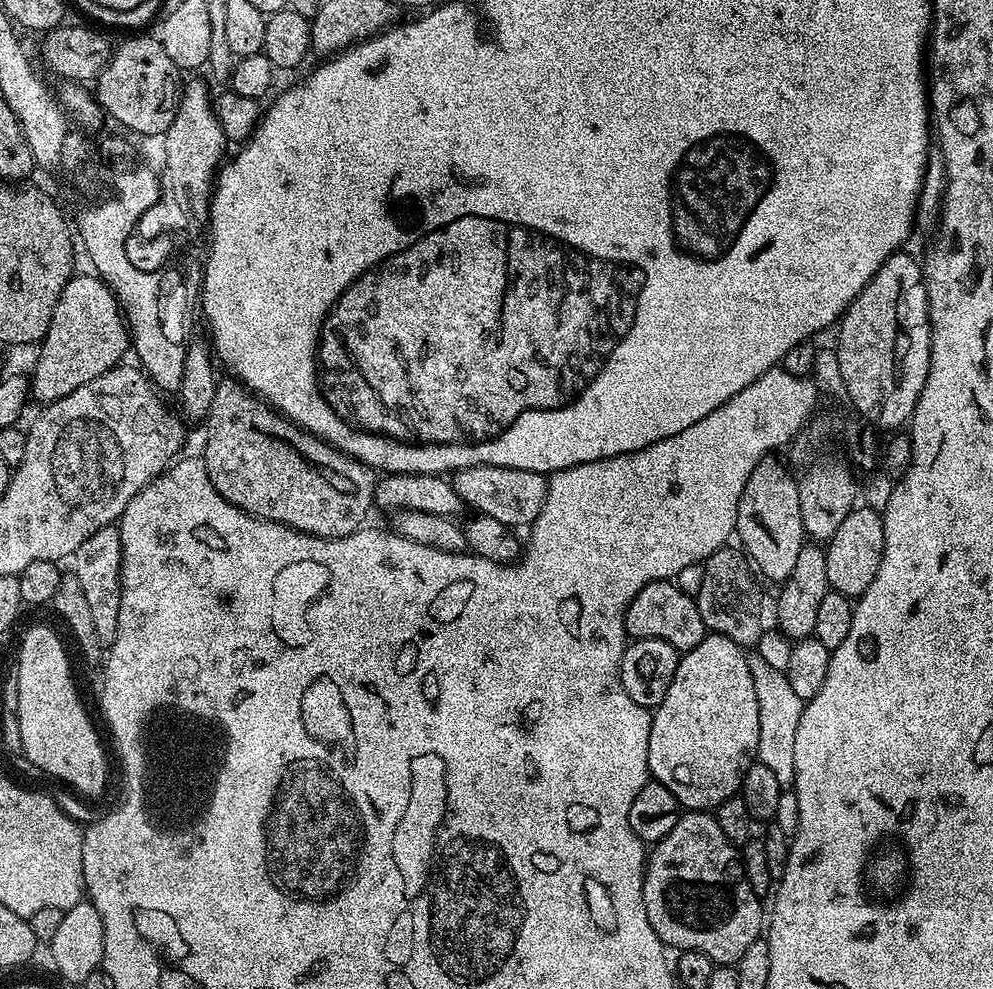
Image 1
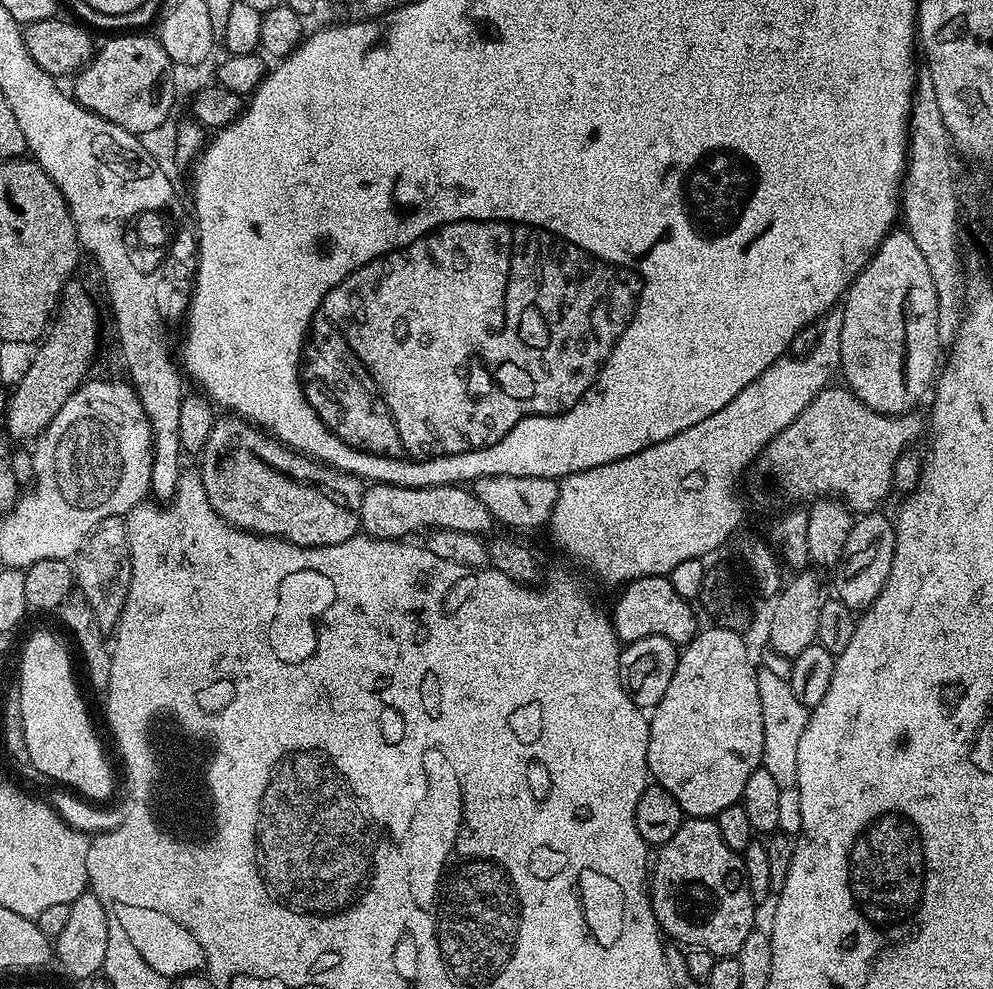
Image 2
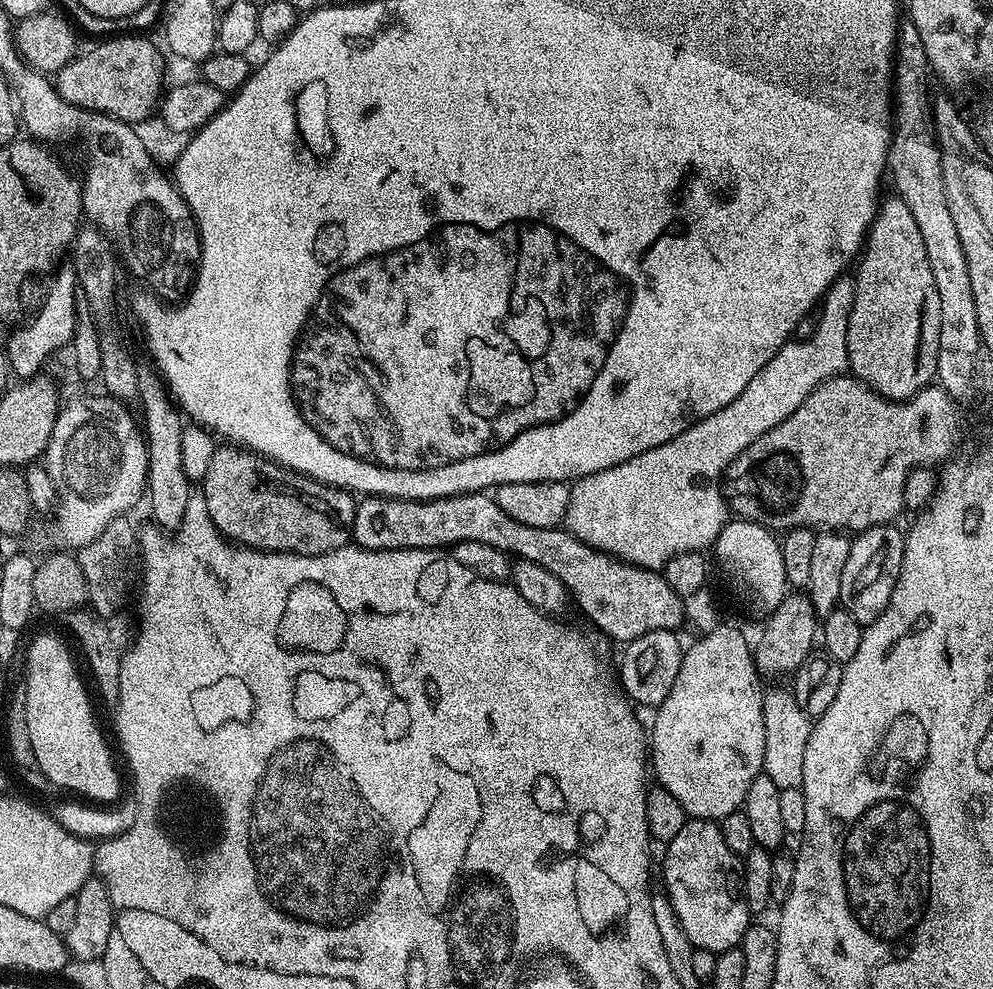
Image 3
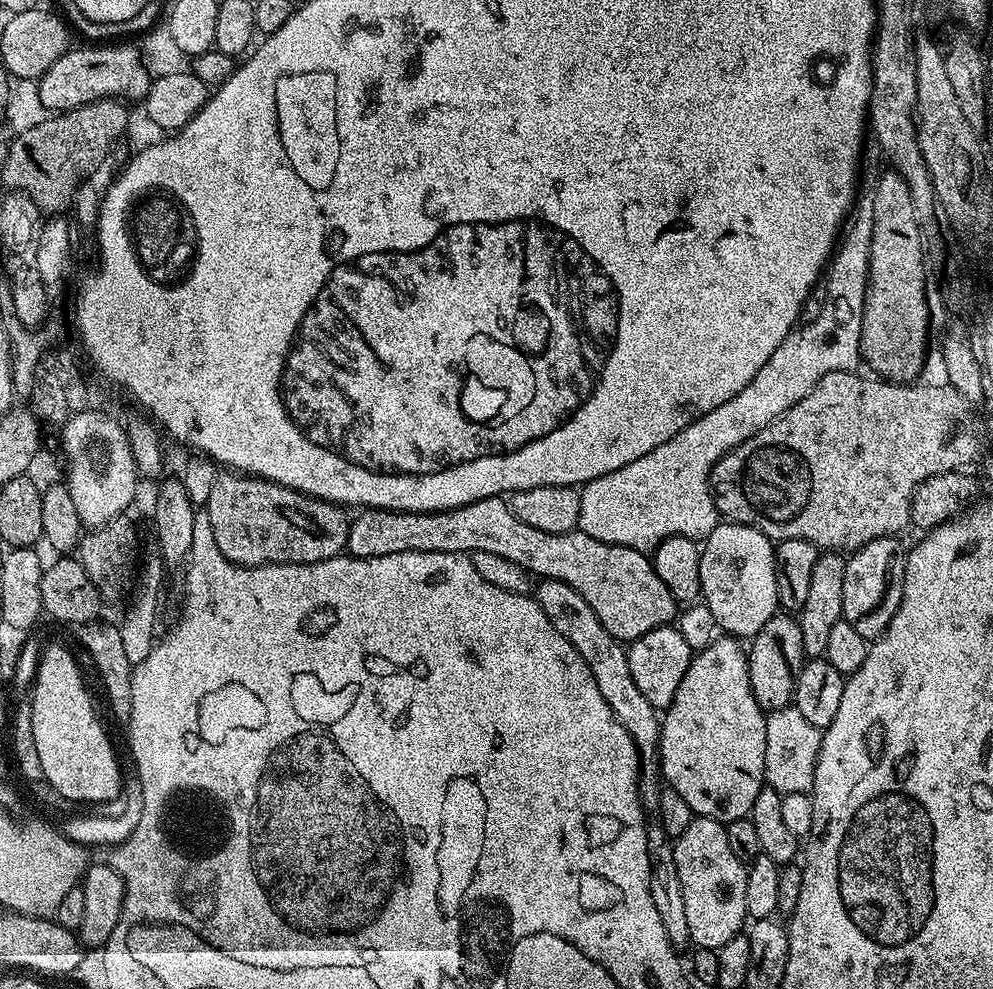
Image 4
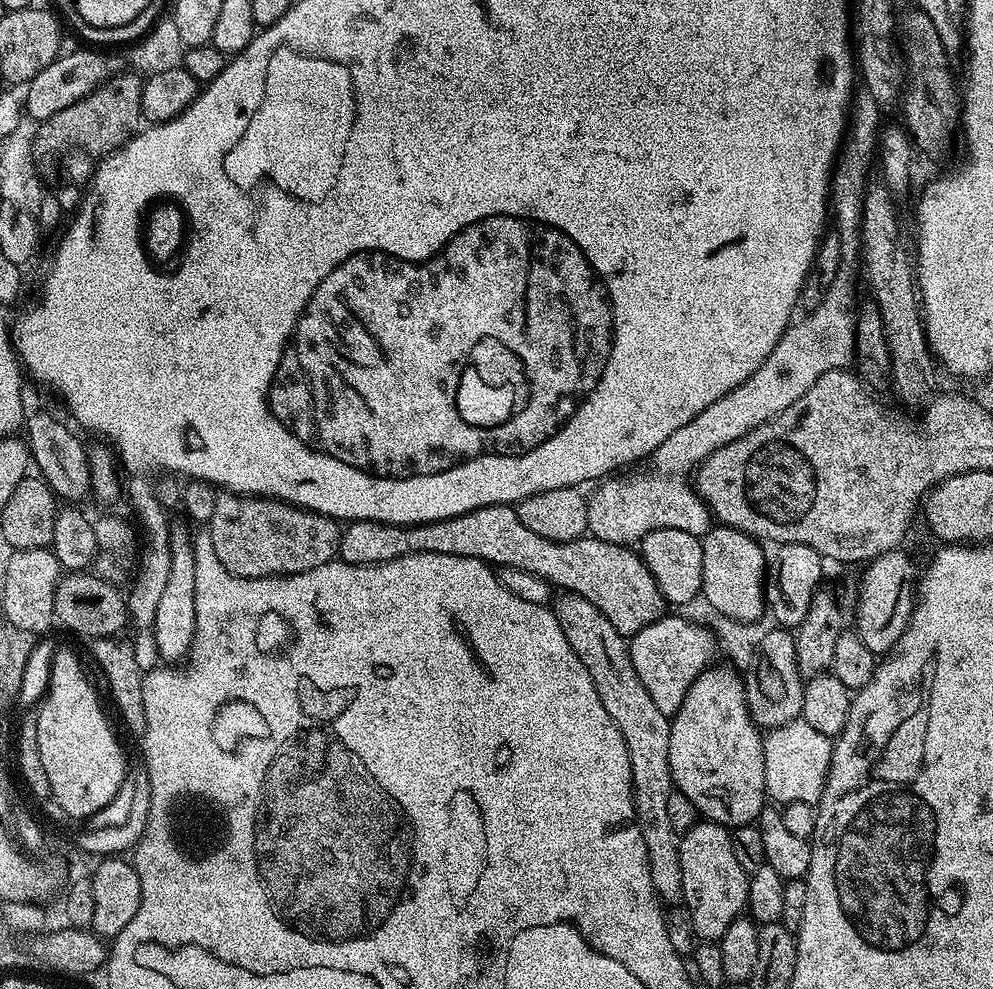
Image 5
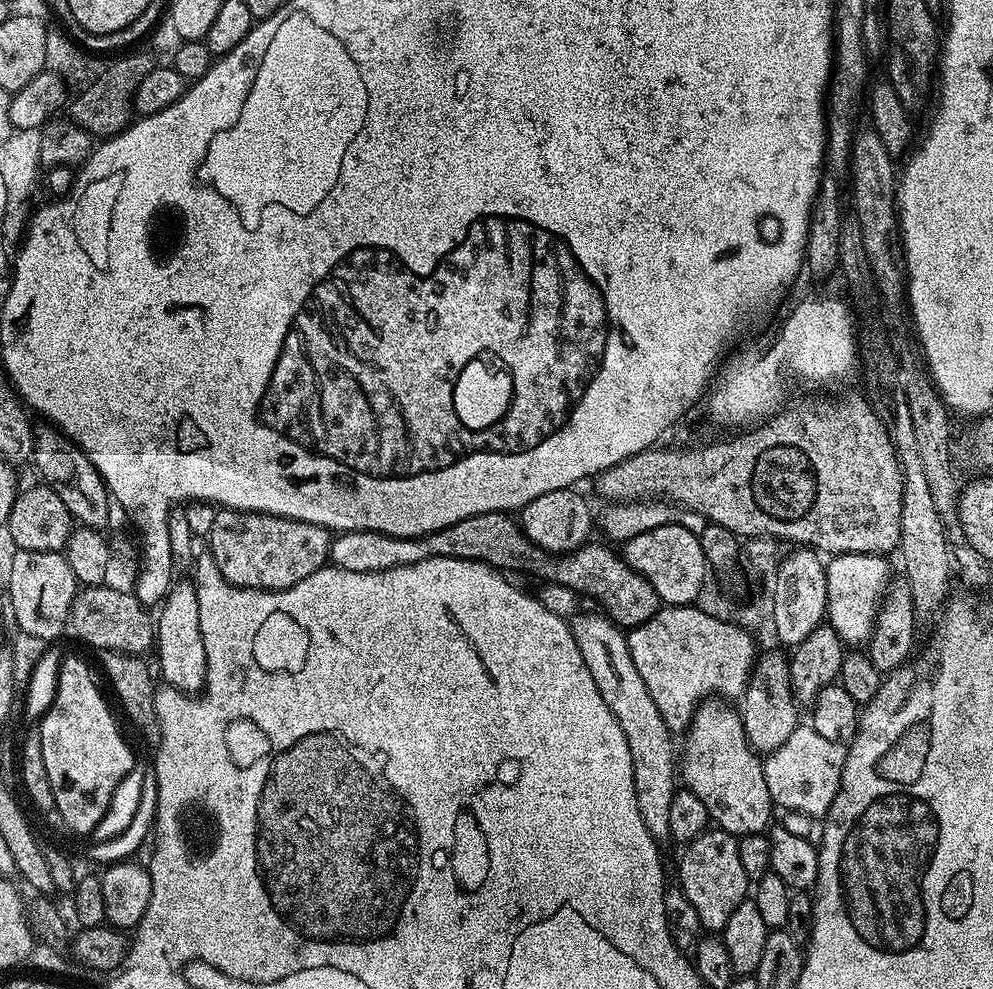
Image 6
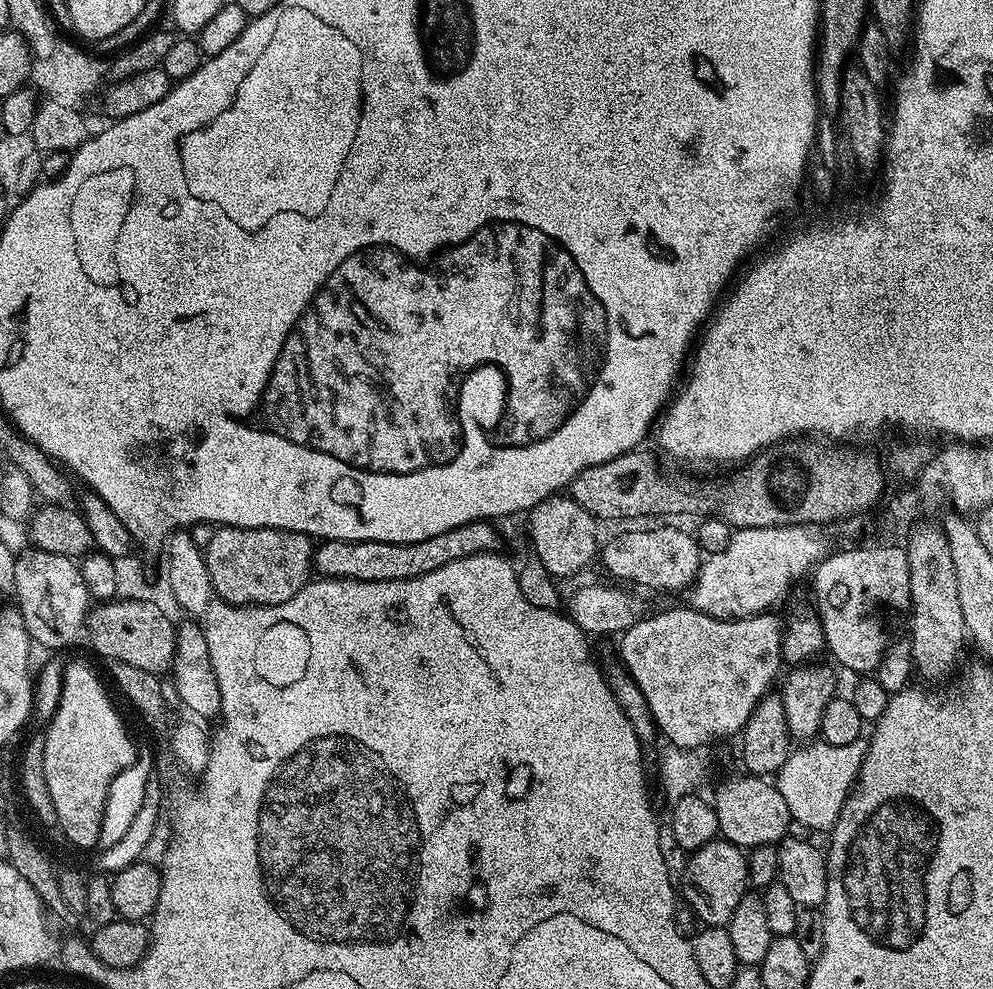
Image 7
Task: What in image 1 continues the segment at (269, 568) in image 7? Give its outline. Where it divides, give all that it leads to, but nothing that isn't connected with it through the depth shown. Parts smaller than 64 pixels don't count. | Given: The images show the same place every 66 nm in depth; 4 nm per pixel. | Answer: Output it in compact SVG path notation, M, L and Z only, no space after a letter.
M227 379L216 385L202 453L214 490L248 516L272 520L308 536L333 540L365 527L364 519L374 508L377 473L292 423L239 380Z

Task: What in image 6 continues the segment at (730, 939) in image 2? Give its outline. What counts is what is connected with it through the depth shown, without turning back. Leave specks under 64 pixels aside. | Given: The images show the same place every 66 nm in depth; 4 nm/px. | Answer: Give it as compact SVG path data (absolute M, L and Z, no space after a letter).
M712 826L701 836L691 840L683 849L684 857L680 860L680 884L684 887L684 896L688 899L689 906L696 911L701 926L712 934L724 929L726 922L730 922L730 914L734 914L734 909L738 907L738 902L742 902L750 892L748 875L746 870L742 870L742 862L738 858L739 845L740 841L737 837Z

